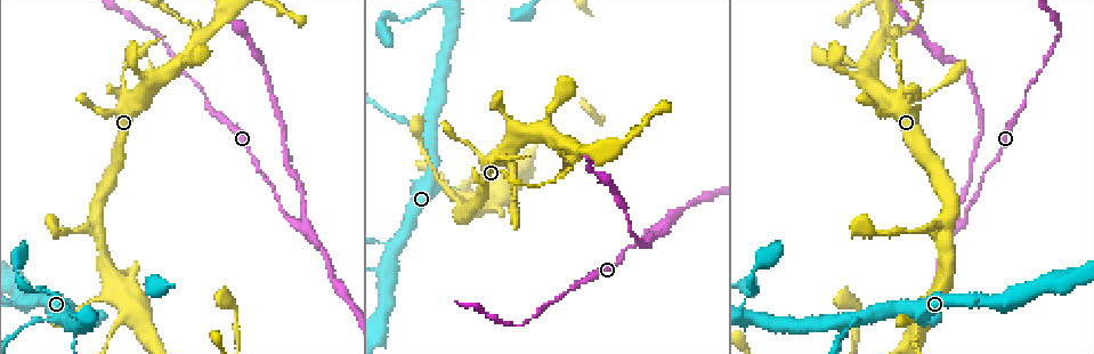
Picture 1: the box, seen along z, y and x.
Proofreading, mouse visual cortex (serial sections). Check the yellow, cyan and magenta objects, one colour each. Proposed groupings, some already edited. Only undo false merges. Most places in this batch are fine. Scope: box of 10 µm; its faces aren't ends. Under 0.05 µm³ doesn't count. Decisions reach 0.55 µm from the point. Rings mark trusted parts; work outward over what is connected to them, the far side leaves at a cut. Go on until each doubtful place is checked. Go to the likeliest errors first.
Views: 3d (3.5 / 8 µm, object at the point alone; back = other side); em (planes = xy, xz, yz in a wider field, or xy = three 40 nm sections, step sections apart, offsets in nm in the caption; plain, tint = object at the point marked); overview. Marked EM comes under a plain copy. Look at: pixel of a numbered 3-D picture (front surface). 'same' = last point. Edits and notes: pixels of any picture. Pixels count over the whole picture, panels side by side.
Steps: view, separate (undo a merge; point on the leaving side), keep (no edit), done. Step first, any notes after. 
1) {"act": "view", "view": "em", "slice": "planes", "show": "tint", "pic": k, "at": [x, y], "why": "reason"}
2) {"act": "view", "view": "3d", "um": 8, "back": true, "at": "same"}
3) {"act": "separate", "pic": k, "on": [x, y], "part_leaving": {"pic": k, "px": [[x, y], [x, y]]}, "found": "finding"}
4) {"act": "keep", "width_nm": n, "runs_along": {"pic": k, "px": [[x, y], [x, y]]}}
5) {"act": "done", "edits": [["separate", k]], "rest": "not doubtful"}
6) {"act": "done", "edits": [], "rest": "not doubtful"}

{"act": "view", "view": "3d", "um": 3.5, "pic": 1, "at": [305, 225], "why": "three-way junction"}

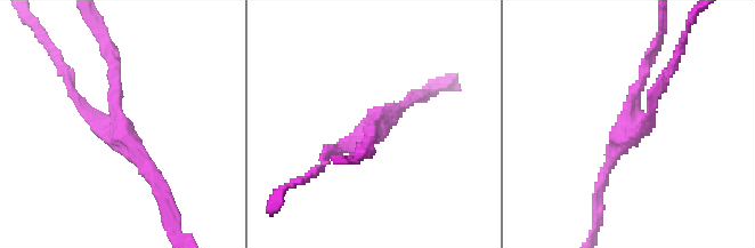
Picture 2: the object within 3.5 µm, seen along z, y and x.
{"act": "view", "view": "em", "slice": "xy", "step": 2, "show": "tint", "pic": 2, "at": [377, 128], "arms": 3, "arm_widths_nm": [150, 150, 150]}

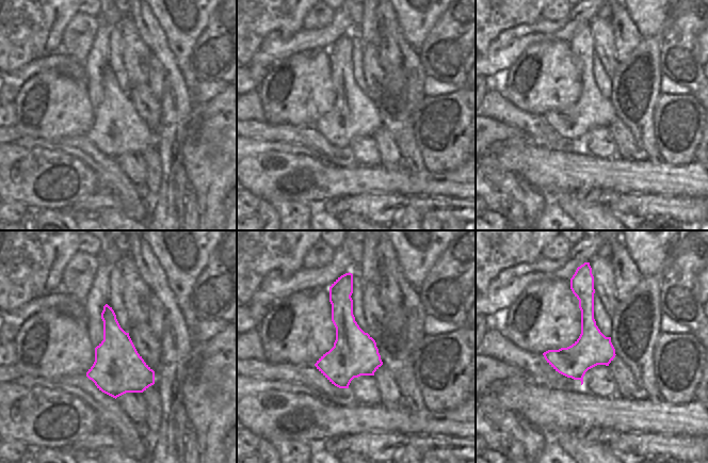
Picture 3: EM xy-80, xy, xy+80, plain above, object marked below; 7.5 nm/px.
{"act": "keep", "runs_along": {"pic": 2, "px": [[71, 87], [115, 129], [112, 52]]}, "found": "all the same cell"}

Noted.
{"act": "view", "view": "3d", "um": 8, "pic": 1, "at": [750, 316], "why": "sudden change in width"}

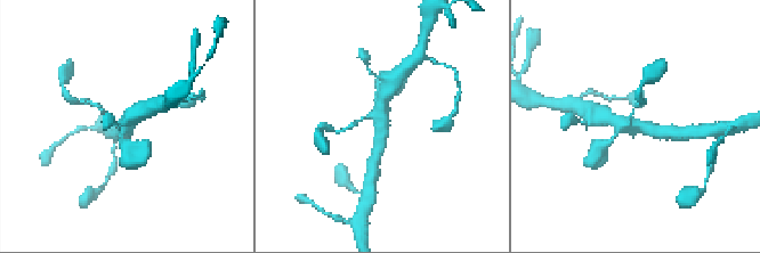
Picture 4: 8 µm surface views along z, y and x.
{"act": "view", "view": "em", "slice": "planes", "show": "tint", "at": "same", "arm_widths_nm": [150, 400], "why": "shape alone is not enough"}

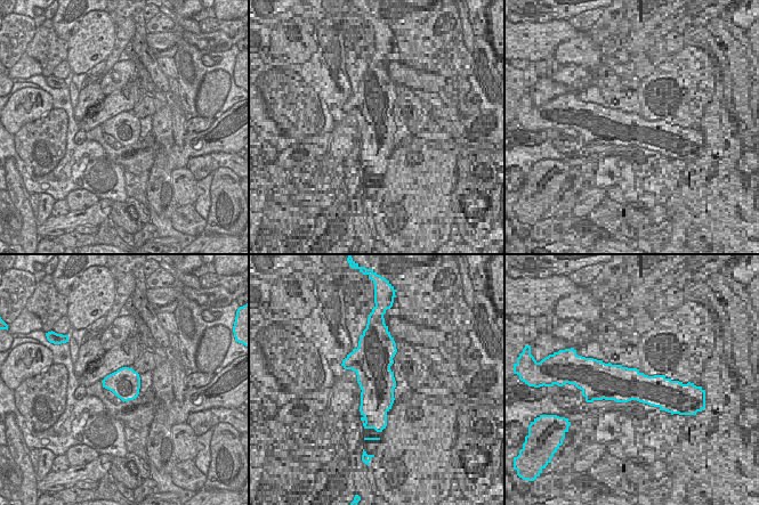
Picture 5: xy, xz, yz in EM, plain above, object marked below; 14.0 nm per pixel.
{"act": "keep", "runs_along": {"pic": 4, "px": [[669, 133], [631, 125], [632, 114]]}, "found": "continuous, no second cell"}

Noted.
{"act": "view", "view": "3d", "um": 3.5, "pic": 1, "at": [948, 213], "why": "thin arm on a thick one"}

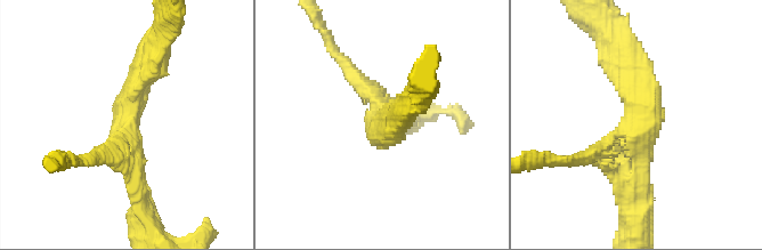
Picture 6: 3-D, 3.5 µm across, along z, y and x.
{"act": "view", "view": "em", "slice": "xy", "step": 2, "show": "tint", "pic": 6, "at": [381, 126], "arms": 3, "arm_widths_nm": [150, 250, 400], "why": "need the tissue"}

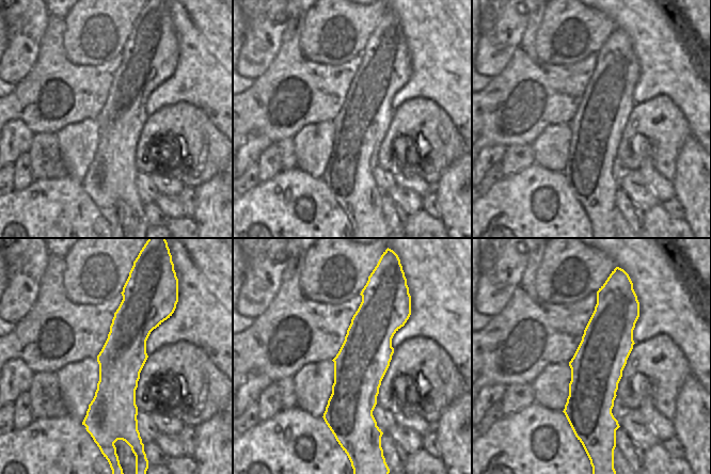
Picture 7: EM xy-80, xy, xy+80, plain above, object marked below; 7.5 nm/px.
{"act": "keep", "width_nm": 380, "runs_along": {"pic": 7, "px": [[366, 288], [367, 350], [344, 428]]}, "found": "continuous, no second cell"}

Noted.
{"act": "done", "edits": [], "rest": "not doubtful"}

